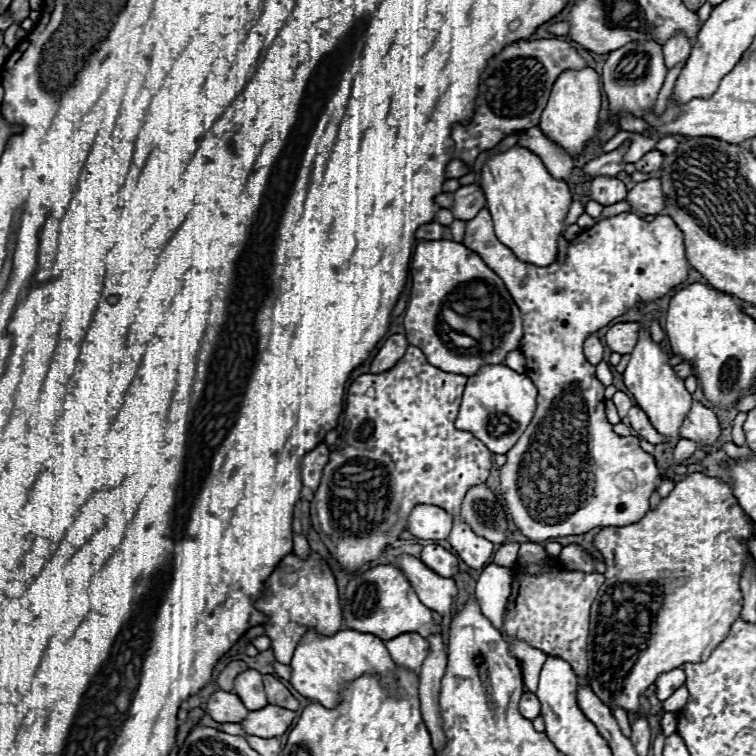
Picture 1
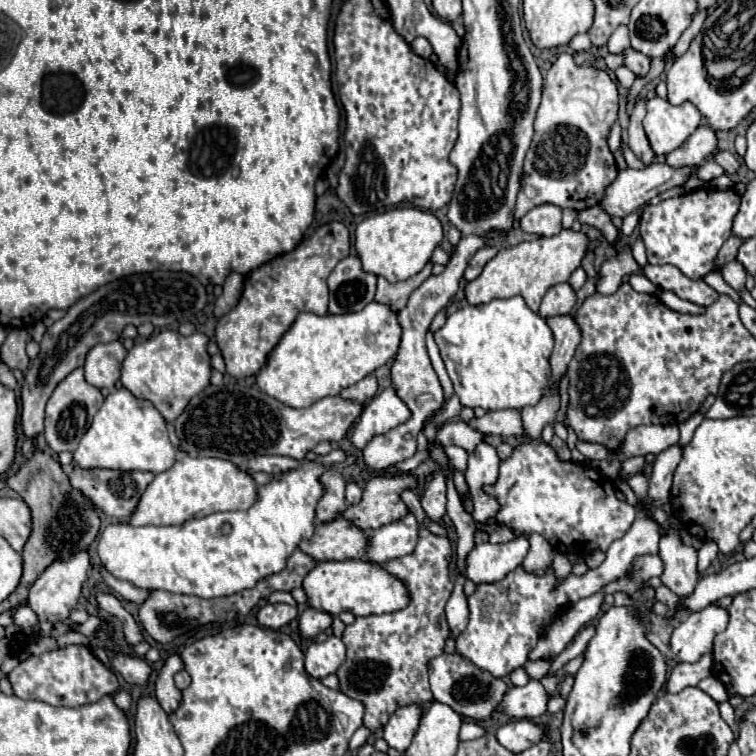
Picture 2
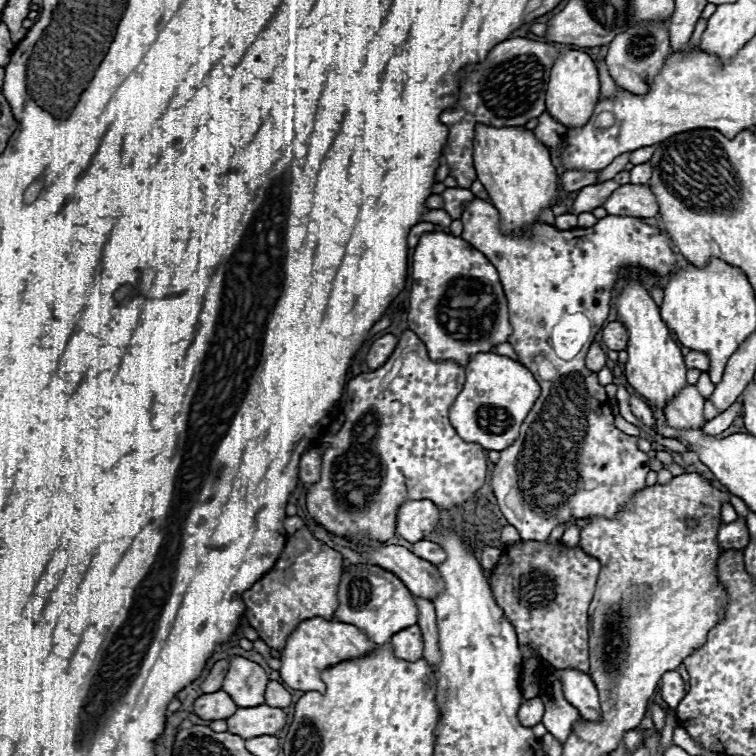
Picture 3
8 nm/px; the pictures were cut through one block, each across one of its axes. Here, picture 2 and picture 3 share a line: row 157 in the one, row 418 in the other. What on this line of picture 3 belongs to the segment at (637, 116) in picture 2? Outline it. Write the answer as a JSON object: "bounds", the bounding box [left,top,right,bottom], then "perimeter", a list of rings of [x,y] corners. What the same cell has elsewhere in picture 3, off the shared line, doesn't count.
{"bounds":[630,396,656,428],"perimeter":[[[632,396],[632,398],[630,398],[630,410],[632,410],[632,414],[634,414],[638,420],[642,420],[648,428],[654,428],[654,426],[656,426],[656,418],[652,416],[650,406],[648,406],[642,398]]]}

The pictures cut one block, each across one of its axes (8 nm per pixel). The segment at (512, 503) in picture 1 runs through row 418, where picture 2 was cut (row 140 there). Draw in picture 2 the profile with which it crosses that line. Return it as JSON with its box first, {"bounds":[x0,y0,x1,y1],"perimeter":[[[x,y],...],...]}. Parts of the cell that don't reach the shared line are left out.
{"bounds":[514,52,618,222],"perimeter":[[[562,52],[544,76],[544,92],[534,122],[534,138],[526,152],[522,186],[514,206],[514,222],[540,204],[584,210],[602,202],[606,186],[618,168],[608,148],[608,134],[618,118],[616,82],[596,66],[578,66],[572,54]]]}

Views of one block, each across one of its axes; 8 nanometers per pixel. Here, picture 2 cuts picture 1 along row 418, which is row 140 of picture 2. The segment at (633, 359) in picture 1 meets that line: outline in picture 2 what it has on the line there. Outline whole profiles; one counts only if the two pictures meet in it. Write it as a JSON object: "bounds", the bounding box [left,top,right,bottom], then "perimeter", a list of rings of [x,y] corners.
{"bounds":[644,98,702,154],"perimeter":[[[650,98],[644,130],[656,154],[668,154],[678,148],[702,122],[702,114],[692,102],[682,106],[670,104],[666,98]]]}

